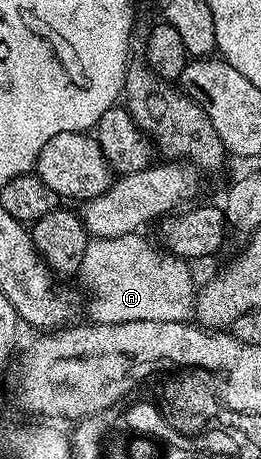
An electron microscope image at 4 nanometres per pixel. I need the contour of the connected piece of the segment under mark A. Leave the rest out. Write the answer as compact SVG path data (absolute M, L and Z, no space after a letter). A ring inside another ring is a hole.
M134 233L123 237L90 238L83 253L79 279L85 282L85 287L93 298L88 317L92 322L179 321L183 323L194 318L195 286L193 287L193 275L189 272L190 264L175 255L162 254L143 236L144 234Z

